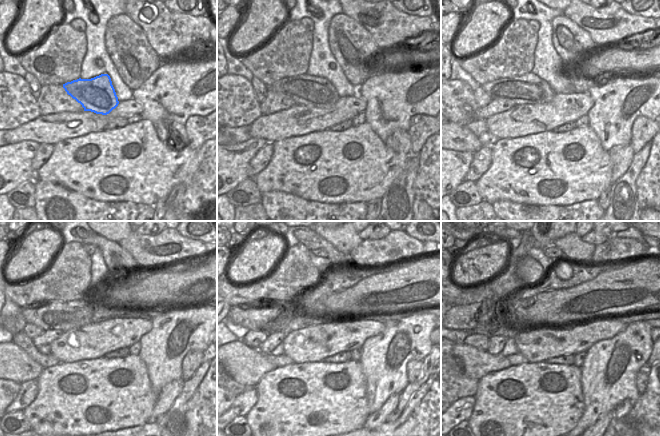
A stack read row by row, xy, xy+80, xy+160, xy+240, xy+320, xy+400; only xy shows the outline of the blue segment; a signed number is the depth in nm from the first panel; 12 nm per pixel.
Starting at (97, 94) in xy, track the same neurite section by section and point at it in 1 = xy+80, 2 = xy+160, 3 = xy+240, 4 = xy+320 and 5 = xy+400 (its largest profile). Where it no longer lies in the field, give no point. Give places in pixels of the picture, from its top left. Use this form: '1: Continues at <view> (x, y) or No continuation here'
1: Continues at xy+80 (305, 90)
2: Continues at xy+160 (527, 89)
3: Continues at xy+240 (56, 315)
4: Continues at xy+320 (260, 316)
5: Continues at xy+400 (467, 317)

